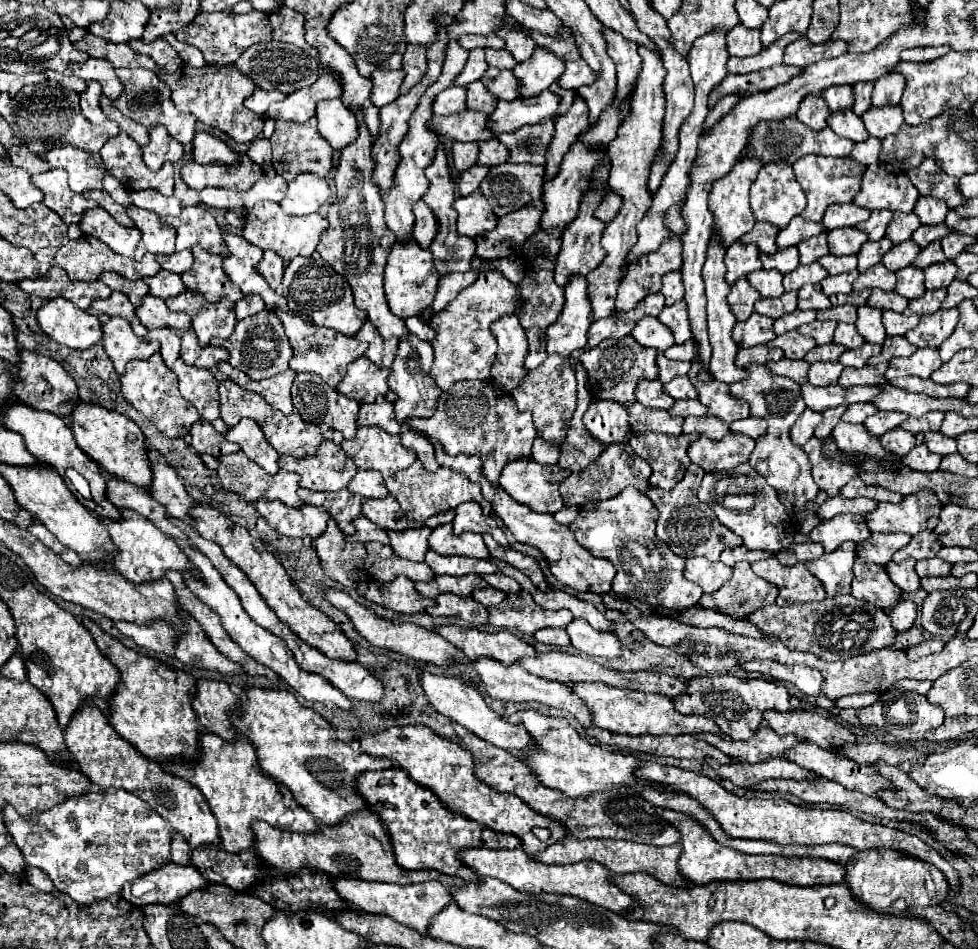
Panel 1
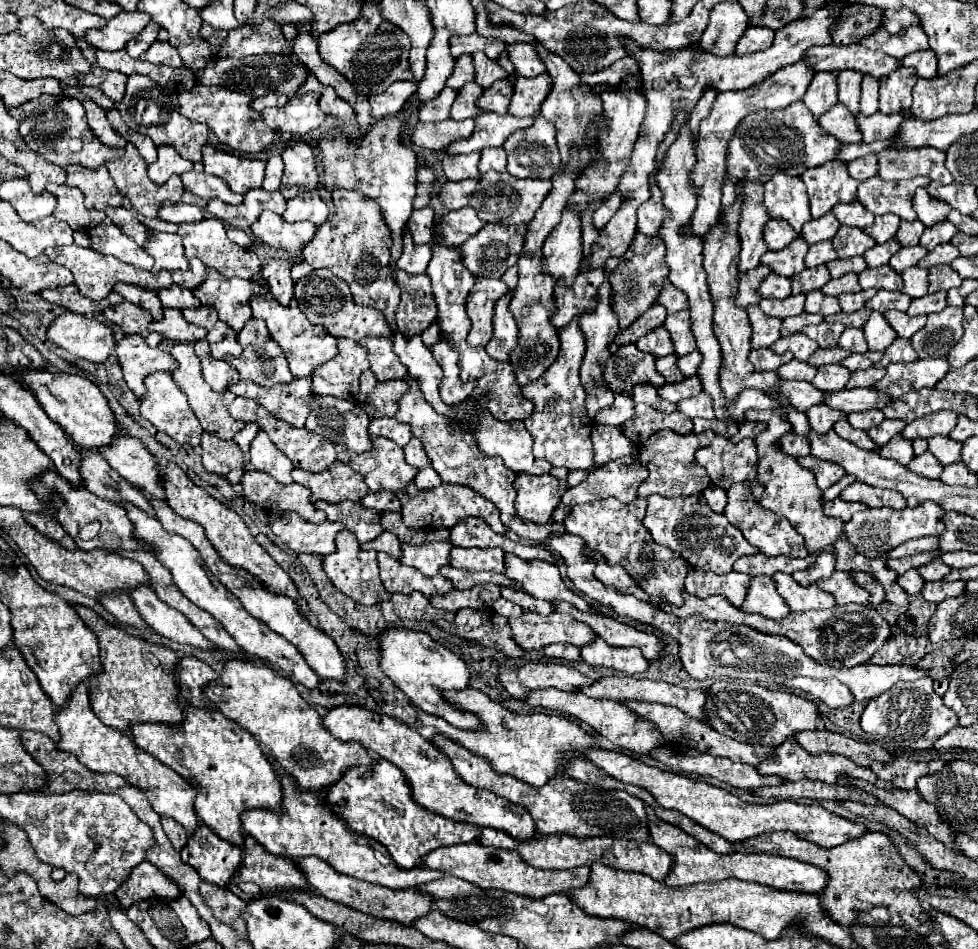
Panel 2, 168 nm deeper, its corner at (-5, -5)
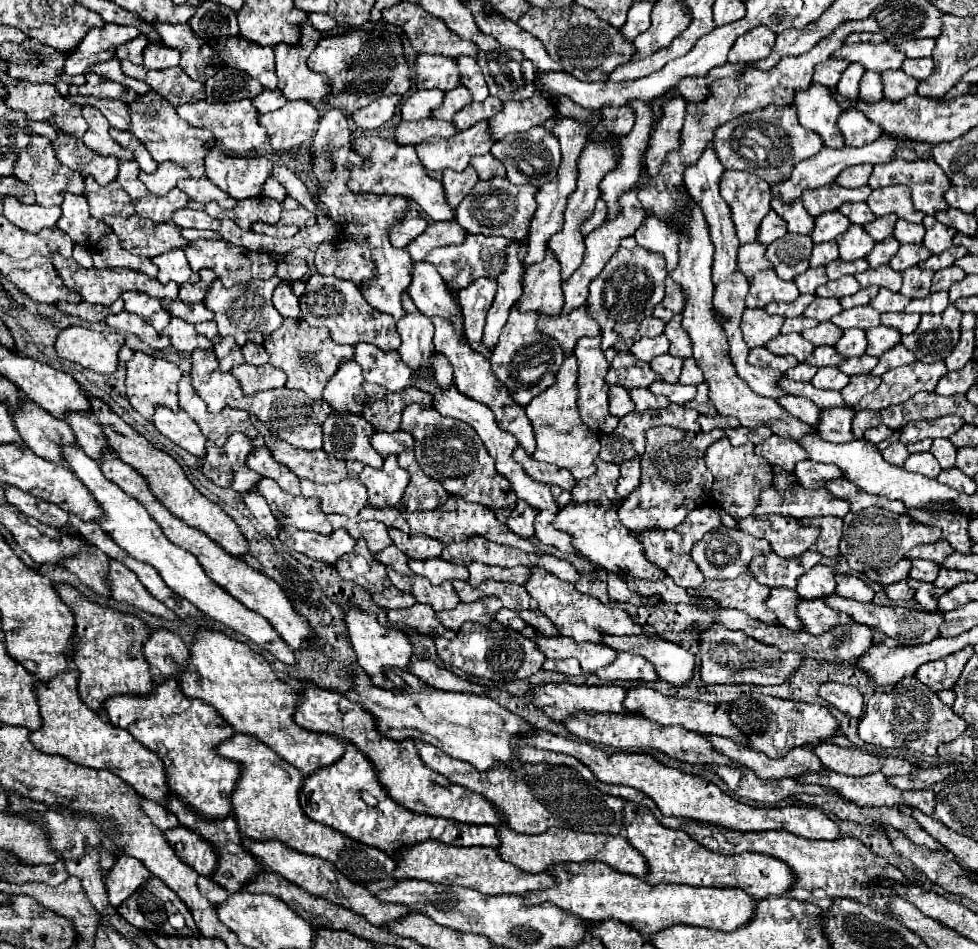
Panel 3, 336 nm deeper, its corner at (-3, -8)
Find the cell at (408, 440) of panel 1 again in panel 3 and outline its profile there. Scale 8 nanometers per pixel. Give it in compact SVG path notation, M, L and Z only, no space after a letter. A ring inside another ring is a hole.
M406 450L398 456L398 464L410 472L410 484L406 486L406 492L402 496L402 506L408 512L416 510L436 510L442 506L450 494L438 484L438 480L426 476L422 468L418 468L414 460L414 450Z

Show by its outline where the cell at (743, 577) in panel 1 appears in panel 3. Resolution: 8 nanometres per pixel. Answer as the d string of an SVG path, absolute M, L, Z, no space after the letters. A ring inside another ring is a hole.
M772 588L770 600L766 600L766 606L778 616L780 624L790 630L804 630L802 620L798 618L796 606L798 606L798 592L786 590L786 588Z

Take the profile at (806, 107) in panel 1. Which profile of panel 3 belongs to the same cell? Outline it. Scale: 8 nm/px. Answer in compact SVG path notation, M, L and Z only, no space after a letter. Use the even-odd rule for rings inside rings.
M828 58L826 62L816 66L814 72L814 82L826 86L826 88L834 88L842 76L842 72L848 68L848 60L844 58Z

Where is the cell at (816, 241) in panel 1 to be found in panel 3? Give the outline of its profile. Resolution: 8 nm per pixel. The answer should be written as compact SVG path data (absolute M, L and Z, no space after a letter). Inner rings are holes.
M824 242L824 244L814 244L812 258L810 258L810 268L826 266L832 260L838 260L838 244L836 242Z

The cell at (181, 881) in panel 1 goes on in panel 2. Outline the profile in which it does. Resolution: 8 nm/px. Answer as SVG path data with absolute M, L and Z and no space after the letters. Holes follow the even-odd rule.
M142 861L132 871L132 877L124 885L120 885L120 889L116 889L114 895L120 901L120 905L124 909L128 909L130 905L150 899L150 897L178 899L182 895L182 891L158 867L154 867L150 861Z

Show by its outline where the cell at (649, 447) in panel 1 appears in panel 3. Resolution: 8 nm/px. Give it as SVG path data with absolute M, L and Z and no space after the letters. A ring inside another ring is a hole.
M656 426L650 428L650 432L646 432L646 452L640 458L640 468L642 468L642 484L638 490L634 490L630 494L630 498L626 498L620 508L618 508L618 518L620 522L628 528L652 528L658 526L662 530L670 530L676 528L688 512L692 512L694 508L706 504L710 500L710 492L712 492L712 472L706 468L704 462L704 454L706 448L710 444L714 444L716 440L724 438L724 430L712 430L712 432L686 432L686 430L678 430L678 428L670 428L670 426Z

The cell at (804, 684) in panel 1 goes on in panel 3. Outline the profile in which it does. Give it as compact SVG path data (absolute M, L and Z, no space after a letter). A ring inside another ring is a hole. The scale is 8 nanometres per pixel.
M822 684L820 686L820 696L836 706L838 710L842 710L844 714L852 716L852 718L862 718L864 714L864 698L860 694L858 688L854 686L842 686L842 684Z

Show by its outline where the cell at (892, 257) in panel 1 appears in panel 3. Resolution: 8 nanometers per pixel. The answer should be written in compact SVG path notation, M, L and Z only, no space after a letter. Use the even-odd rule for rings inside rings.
M908 244L908 246L900 246L900 250L896 252L896 256L890 260L890 266L898 272L916 266L920 262L924 262L926 258L930 258L932 252L924 246L924 244Z

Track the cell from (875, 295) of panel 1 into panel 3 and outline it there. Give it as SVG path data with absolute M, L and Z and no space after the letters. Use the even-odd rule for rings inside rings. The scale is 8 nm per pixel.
M880 288L878 296L870 302L870 306L874 310L878 310L880 314L882 312L902 312L908 302L910 302L910 298L906 298L906 296L898 294L898 292L890 292L886 288Z

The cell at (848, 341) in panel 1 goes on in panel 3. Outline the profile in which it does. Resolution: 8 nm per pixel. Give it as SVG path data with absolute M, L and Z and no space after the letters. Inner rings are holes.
M862 328L844 330L844 336L838 340L836 350L838 350L844 358L852 358L852 356L862 356L862 354L866 354L866 332L864 332Z

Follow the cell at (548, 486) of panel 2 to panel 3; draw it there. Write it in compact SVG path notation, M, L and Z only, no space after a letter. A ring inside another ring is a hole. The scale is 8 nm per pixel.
M518 500L514 512L506 520L506 526L522 538L532 538L534 536L534 516L536 514L538 514L536 508L530 508L530 504L526 504L524 500Z

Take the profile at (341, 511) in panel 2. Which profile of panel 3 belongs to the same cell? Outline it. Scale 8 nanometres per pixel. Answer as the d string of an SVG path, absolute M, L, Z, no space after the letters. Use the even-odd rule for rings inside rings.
M376 520L374 522L362 522L362 526L364 526L362 528L362 538L366 538L372 554L376 554L382 548L392 544L392 540L388 536L388 528L382 522L376 522Z

